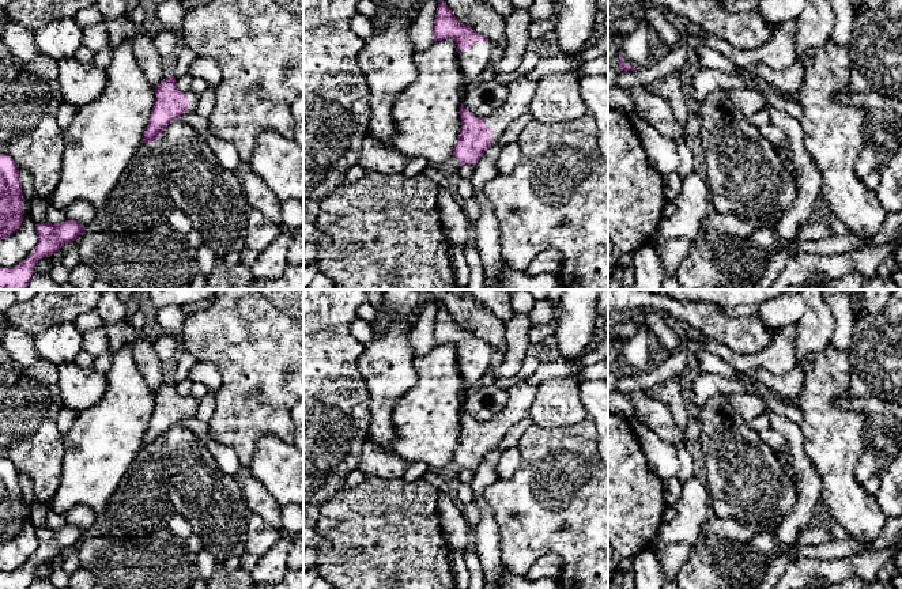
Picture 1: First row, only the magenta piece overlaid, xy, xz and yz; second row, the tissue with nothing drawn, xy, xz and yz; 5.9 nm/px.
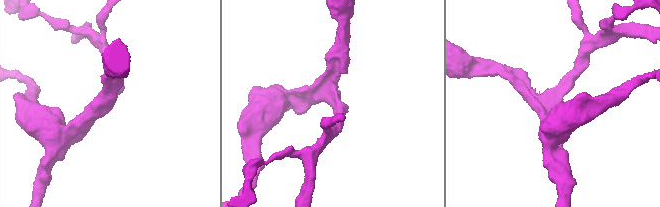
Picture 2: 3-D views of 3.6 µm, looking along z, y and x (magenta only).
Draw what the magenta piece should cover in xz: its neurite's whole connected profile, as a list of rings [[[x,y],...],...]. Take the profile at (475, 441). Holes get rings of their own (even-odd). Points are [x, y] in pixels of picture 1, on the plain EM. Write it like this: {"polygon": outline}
{"polygon": [[[525,381],[509,388],[505,408],[487,423],[476,422],[461,408],[461,434],[453,461],[460,468],[476,469],[484,456],[499,445],[509,428],[528,416],[536,392],[537,385],[531,385]]]}

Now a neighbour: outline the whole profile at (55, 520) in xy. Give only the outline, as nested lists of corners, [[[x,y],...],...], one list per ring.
[[[49,502],[45,503],[45,518],[46,518],[46,528],[49,529],[60,529],[68,525],[65,516],[56,513]]]

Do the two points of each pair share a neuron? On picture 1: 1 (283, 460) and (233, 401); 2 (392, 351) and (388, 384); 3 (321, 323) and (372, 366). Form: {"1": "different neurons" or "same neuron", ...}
{"1": "different neurons", "2": "same neuron", "3": "different neurons"}

